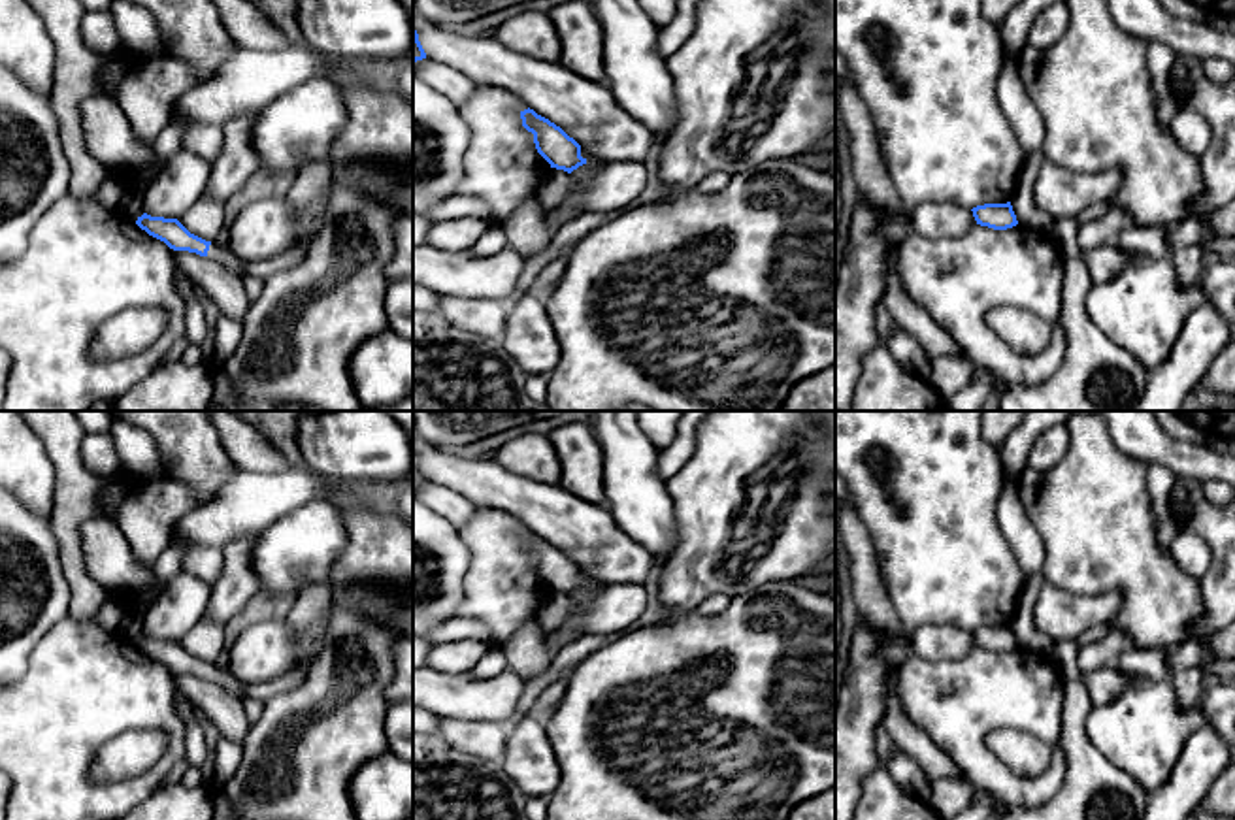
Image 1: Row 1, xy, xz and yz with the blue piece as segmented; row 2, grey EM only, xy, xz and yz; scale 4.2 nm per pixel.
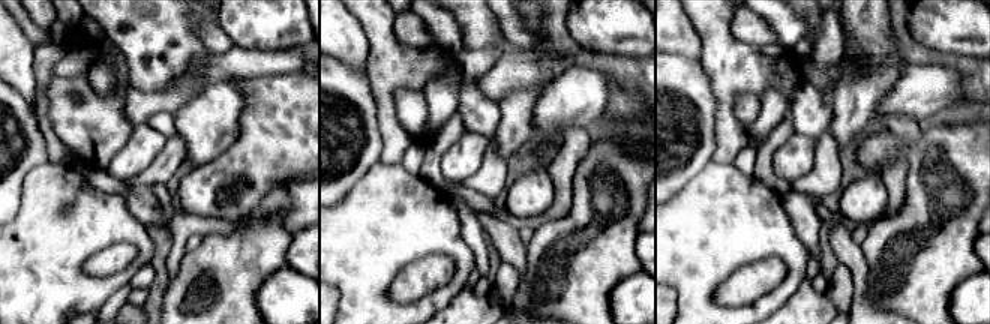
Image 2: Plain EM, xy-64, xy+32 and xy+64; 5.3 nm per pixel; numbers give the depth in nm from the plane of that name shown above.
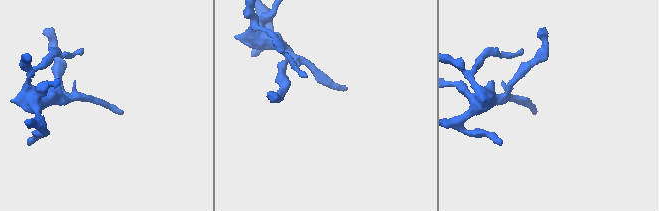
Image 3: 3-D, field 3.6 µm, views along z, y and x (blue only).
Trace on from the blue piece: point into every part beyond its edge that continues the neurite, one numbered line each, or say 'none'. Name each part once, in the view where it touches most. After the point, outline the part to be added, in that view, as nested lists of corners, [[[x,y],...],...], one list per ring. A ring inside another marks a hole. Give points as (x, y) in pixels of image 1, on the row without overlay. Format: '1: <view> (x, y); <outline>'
1: xy (217, 673); [[[211,664],[207,681],[221,684],[228,694],[243,701],[245,684],[238,682],[226,665]]]

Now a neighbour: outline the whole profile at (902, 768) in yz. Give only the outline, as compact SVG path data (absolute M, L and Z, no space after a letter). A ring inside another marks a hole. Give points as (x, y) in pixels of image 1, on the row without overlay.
M897 752L894 758L890 758L886 771L905 792L911 792L922 801L930 803L931 782L907 754Z

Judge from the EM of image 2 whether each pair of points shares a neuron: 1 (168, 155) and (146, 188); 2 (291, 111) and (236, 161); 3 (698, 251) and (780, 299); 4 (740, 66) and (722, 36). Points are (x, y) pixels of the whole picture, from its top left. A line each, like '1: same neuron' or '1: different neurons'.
1: same neuron
2: same neuron
3: same neuron
4: same neuron

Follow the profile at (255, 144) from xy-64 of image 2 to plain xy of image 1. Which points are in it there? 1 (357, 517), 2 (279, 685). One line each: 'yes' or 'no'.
1: yes
2: no

